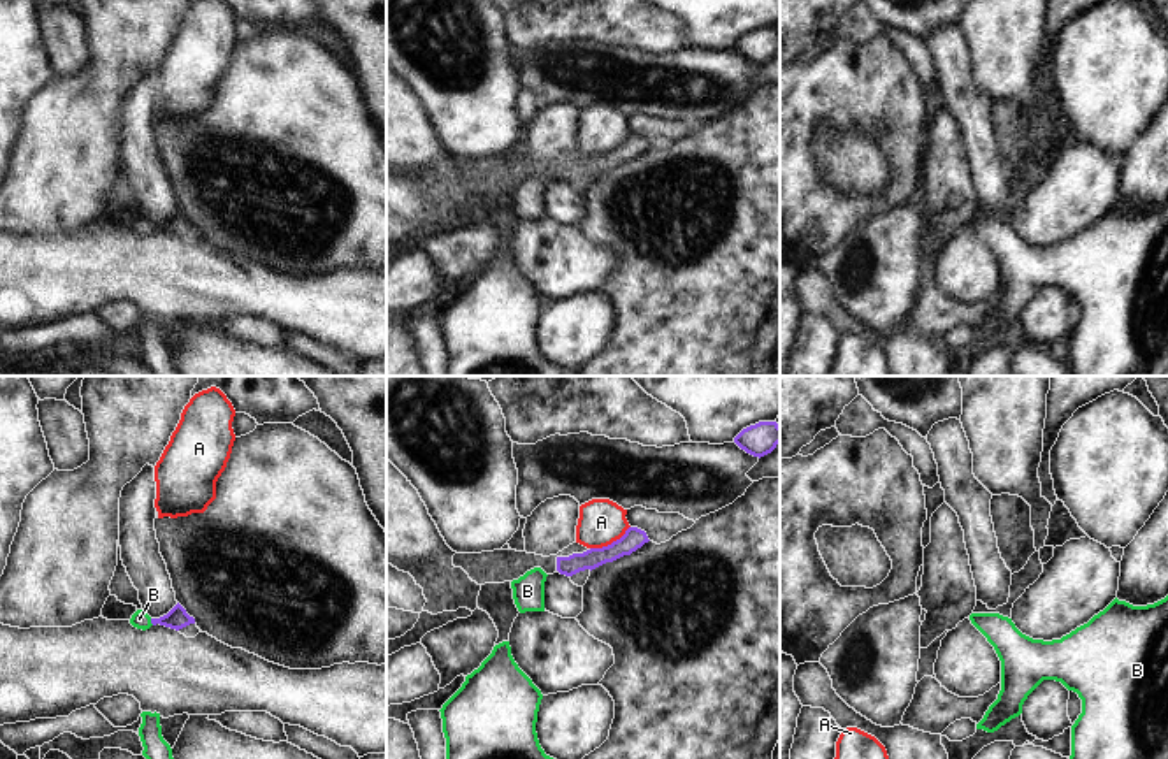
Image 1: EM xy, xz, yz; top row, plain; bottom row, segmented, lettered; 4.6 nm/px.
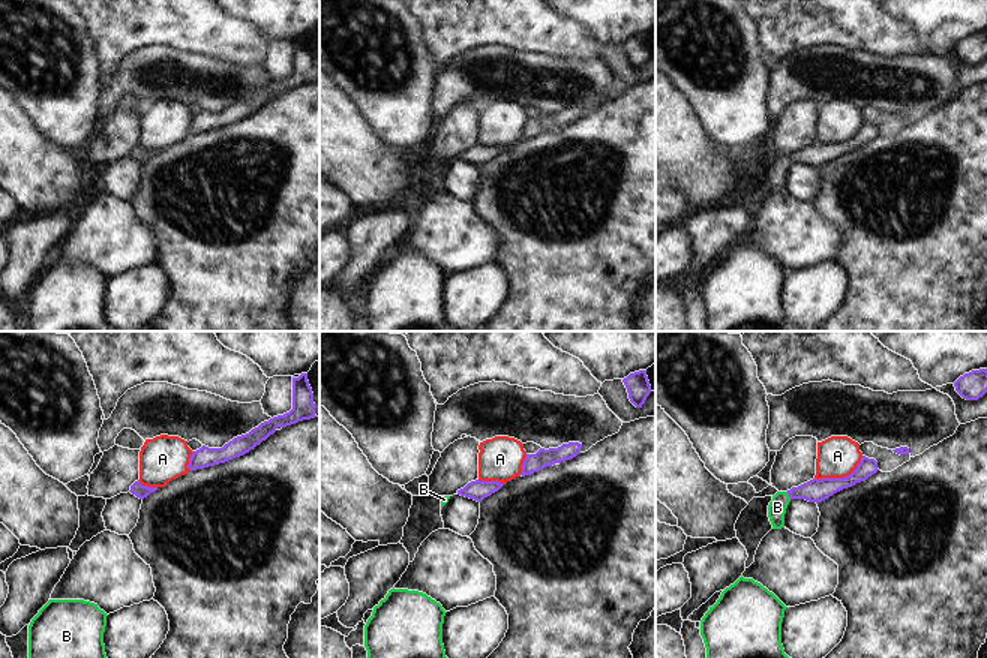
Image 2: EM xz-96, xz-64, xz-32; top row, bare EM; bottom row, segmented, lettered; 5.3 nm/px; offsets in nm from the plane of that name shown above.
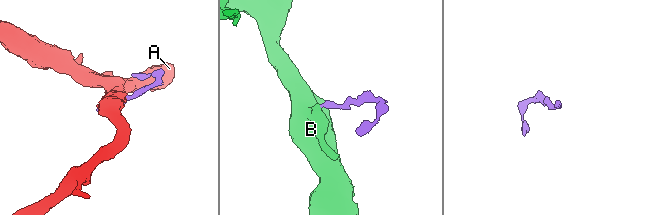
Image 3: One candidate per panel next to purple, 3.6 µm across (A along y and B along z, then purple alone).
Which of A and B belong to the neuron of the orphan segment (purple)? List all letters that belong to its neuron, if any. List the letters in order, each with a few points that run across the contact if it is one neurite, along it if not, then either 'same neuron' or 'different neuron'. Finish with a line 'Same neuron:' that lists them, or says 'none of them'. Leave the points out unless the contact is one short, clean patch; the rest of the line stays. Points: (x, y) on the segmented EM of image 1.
A: xz (629, 526), (610, 543), (591, 549) | different neuron
B: xy (176, 619), (151, 622), (139, 619) | same neuron
Same neuron: B

